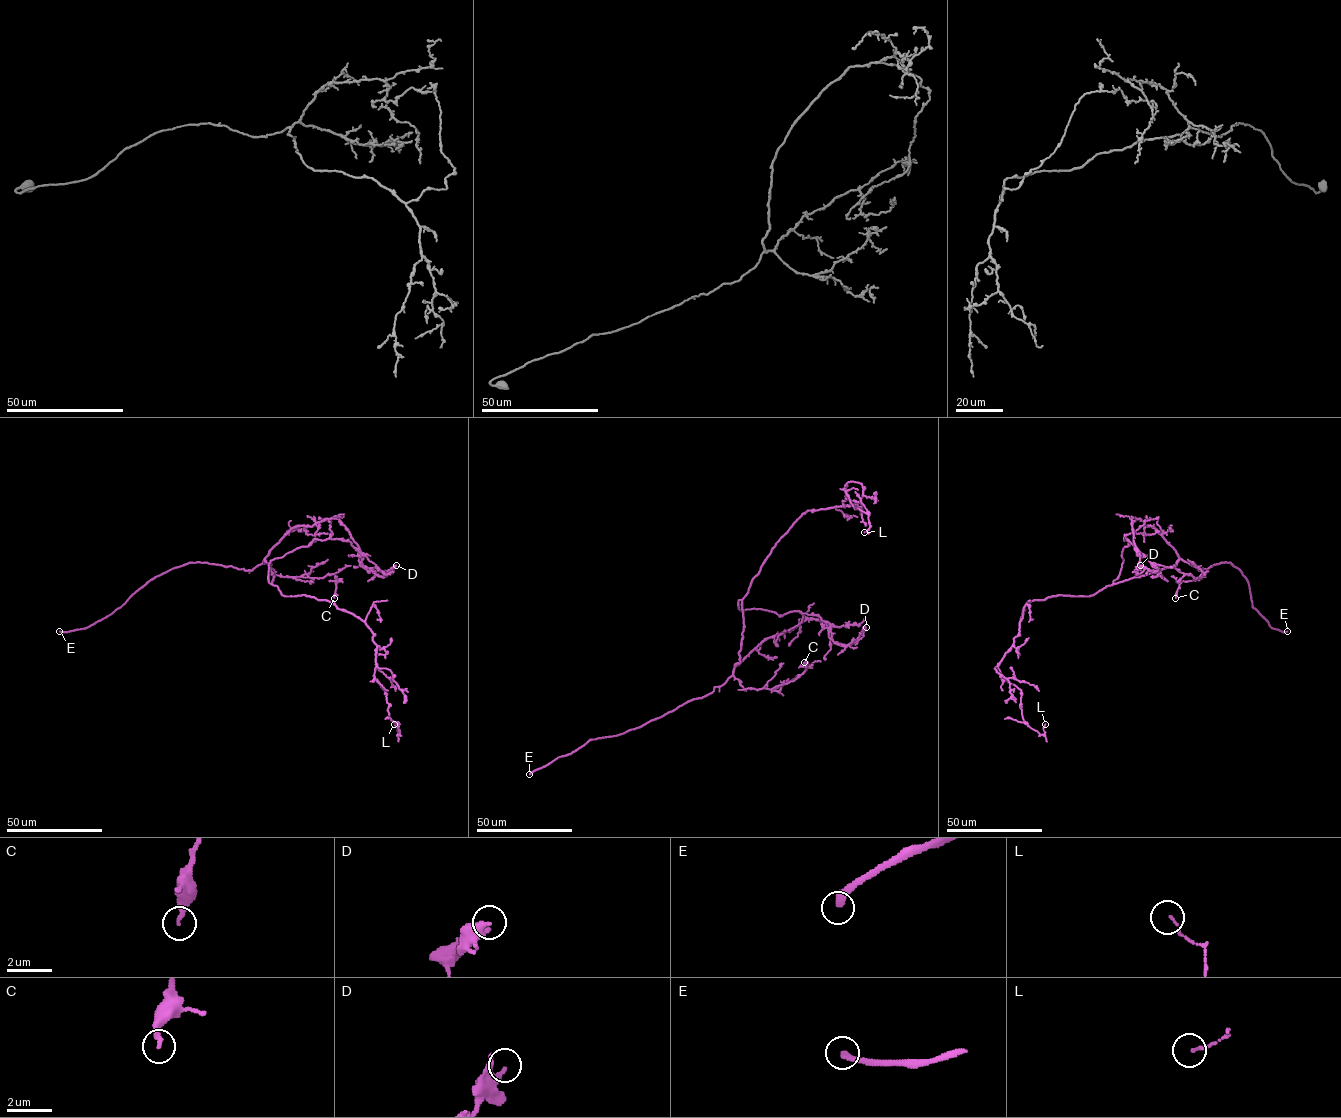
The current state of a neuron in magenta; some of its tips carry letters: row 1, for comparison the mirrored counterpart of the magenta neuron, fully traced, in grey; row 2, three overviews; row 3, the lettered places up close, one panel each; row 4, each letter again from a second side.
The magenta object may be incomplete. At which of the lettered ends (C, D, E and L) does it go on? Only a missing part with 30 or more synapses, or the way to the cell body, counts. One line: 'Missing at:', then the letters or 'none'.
Missing at: E

